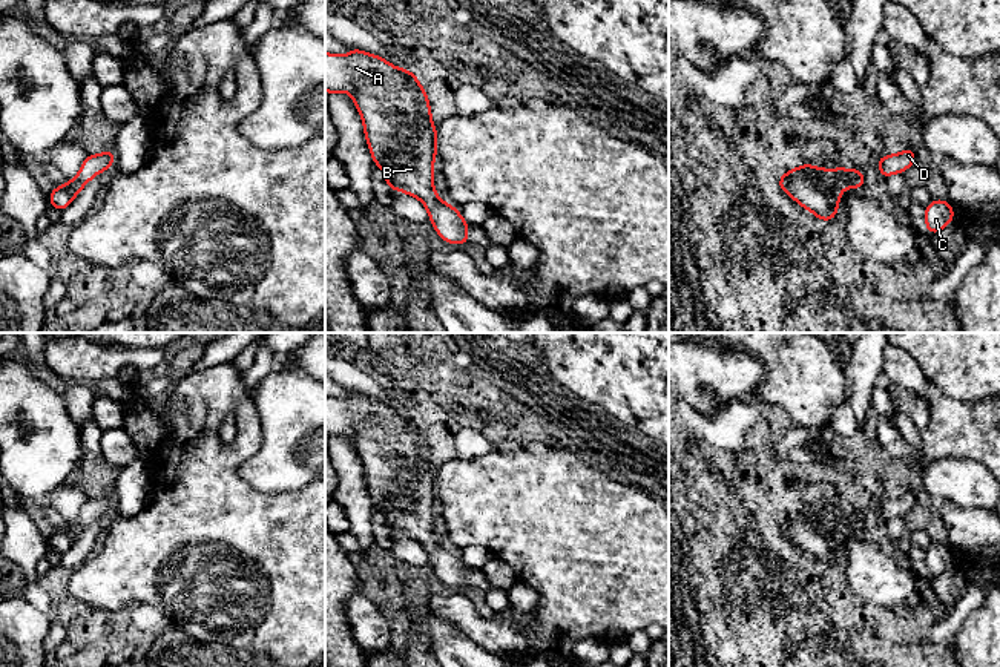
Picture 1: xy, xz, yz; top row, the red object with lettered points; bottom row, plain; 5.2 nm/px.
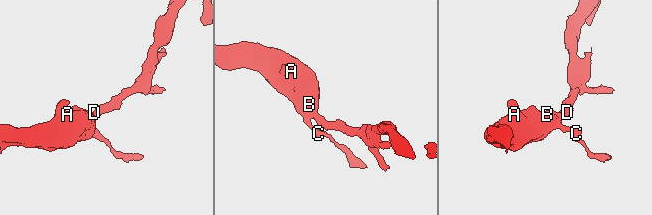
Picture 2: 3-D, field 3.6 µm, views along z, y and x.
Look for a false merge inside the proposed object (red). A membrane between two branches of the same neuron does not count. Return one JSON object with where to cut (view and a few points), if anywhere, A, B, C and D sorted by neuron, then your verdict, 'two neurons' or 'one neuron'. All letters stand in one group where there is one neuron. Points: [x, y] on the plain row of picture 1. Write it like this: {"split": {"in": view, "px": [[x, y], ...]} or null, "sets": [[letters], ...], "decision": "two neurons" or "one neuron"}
{"split": null, "sets": [["A", "B", "C", "D"]], "decision": "one neuron"}

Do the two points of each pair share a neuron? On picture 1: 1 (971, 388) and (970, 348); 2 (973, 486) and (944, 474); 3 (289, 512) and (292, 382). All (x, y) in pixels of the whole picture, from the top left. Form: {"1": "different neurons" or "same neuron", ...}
{"1": "same neuron", "2": "same neuron", "3": "different neurons"}

